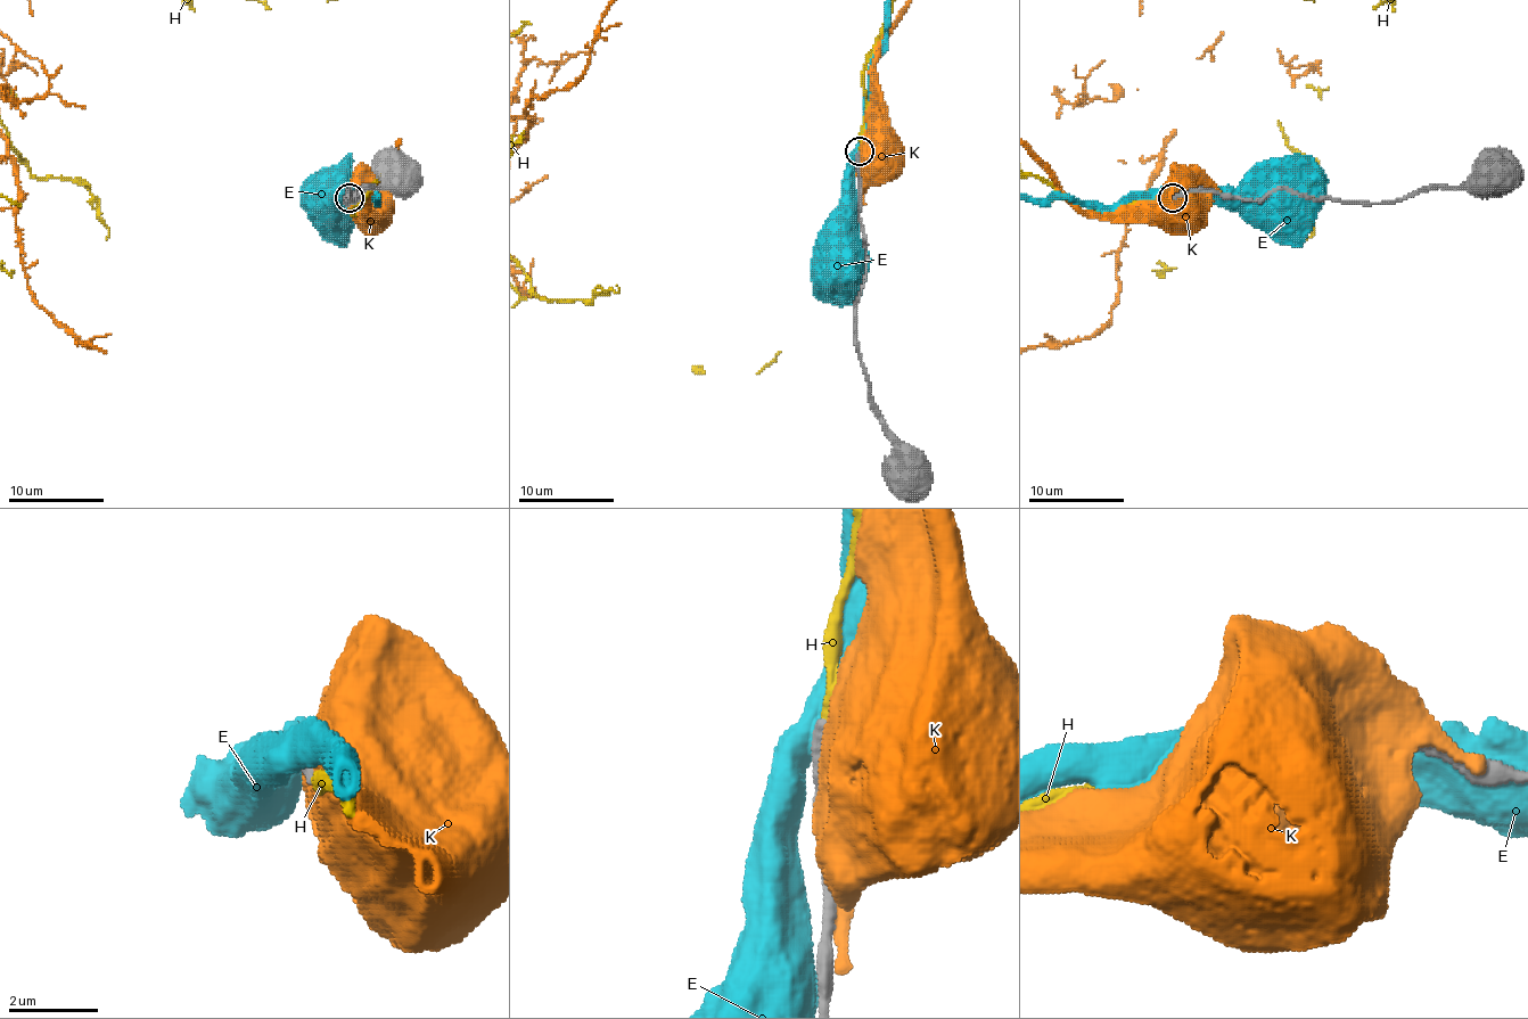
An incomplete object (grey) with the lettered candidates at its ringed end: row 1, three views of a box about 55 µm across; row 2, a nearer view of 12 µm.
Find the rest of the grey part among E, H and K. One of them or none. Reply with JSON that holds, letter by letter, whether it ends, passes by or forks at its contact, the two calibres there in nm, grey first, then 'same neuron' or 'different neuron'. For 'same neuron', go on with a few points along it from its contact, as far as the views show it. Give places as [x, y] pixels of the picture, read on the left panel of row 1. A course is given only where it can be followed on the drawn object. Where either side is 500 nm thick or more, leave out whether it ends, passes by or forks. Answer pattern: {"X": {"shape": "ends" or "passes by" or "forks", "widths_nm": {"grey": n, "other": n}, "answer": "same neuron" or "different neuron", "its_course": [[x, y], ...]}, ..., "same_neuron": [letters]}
{"E": {"widths_nm": {"grey": 320, "other": 600}, "answer": "different neuron"}, "H": {"shape": "ends", "widths_nm": {"grey": 200, "other": 180}, "answer": "same neuron"}, "K": {"widths_nm": {"grey": 240, "other": 1050}, "answer": "different neuron"}, "same_neuron": ["H"]}

